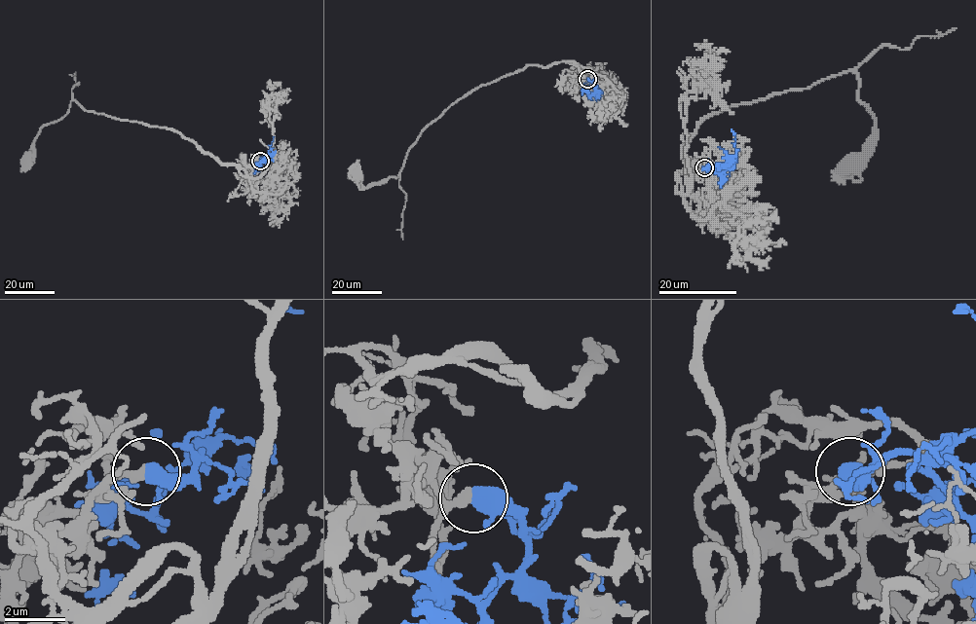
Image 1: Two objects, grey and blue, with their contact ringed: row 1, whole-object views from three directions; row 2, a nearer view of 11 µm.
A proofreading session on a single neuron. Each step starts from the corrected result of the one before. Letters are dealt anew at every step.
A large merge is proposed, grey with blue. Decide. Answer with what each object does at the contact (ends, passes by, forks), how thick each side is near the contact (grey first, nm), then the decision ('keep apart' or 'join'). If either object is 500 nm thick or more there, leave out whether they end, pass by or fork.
grey passes by | blue passes by | 240/440 nm | join

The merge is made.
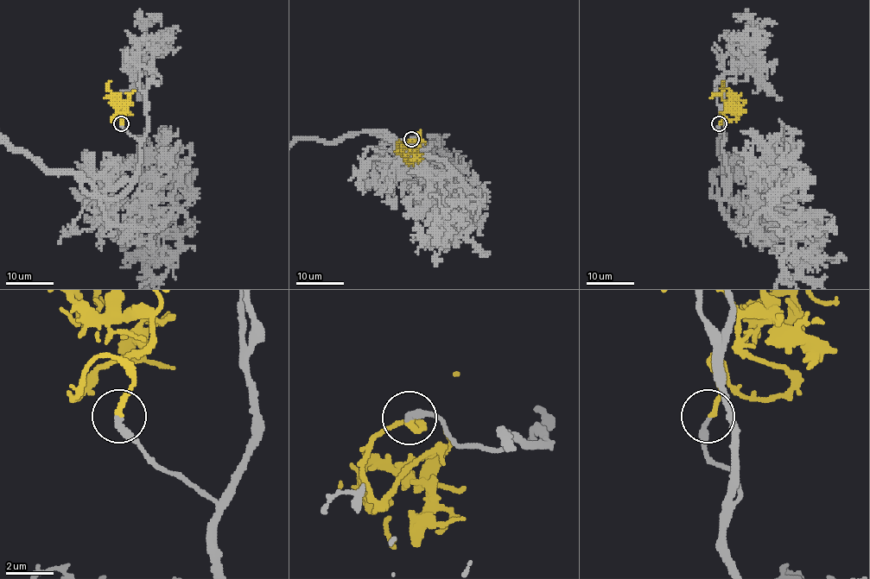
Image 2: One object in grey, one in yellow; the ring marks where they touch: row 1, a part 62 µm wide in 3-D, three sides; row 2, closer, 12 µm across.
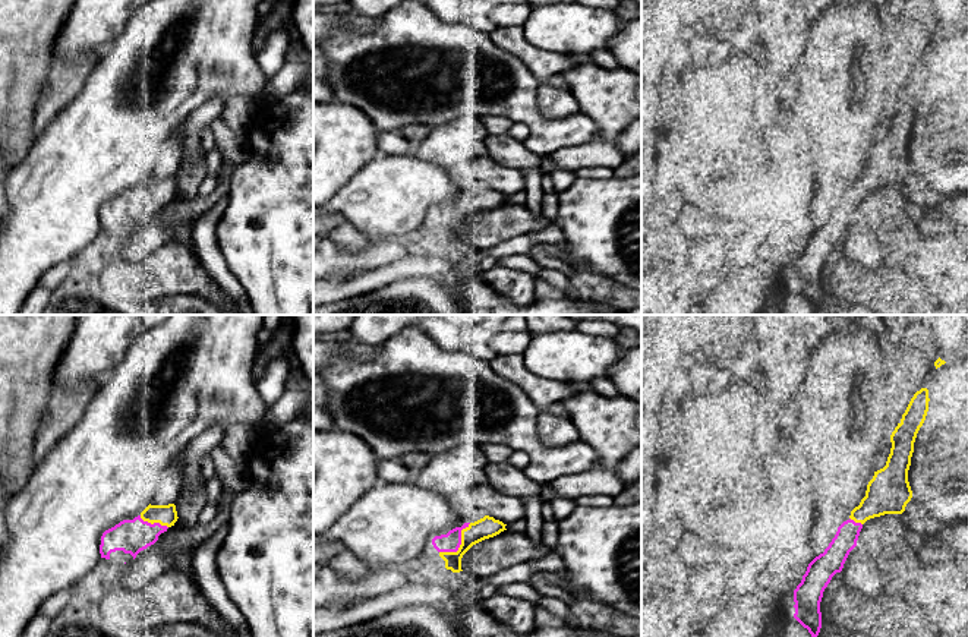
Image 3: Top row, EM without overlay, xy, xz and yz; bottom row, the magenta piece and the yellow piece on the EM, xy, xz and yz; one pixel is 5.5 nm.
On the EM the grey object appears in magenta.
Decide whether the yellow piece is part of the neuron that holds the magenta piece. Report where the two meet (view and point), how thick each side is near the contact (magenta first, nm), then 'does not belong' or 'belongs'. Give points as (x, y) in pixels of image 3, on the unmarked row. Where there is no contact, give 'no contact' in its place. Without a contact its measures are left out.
contact xz (460, 215); calibres 110 and 120 nm; belongs

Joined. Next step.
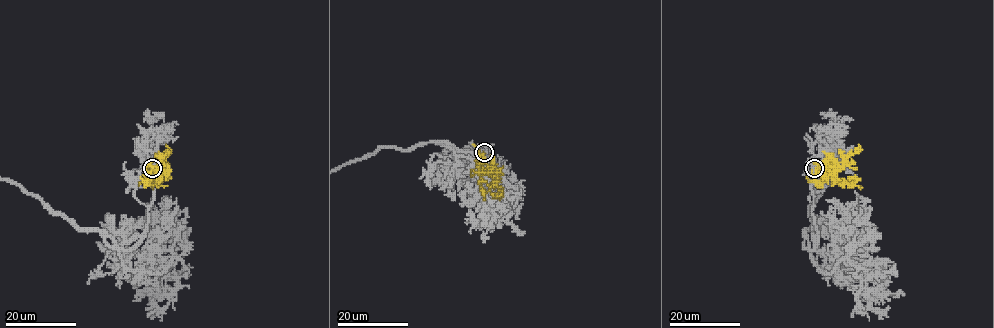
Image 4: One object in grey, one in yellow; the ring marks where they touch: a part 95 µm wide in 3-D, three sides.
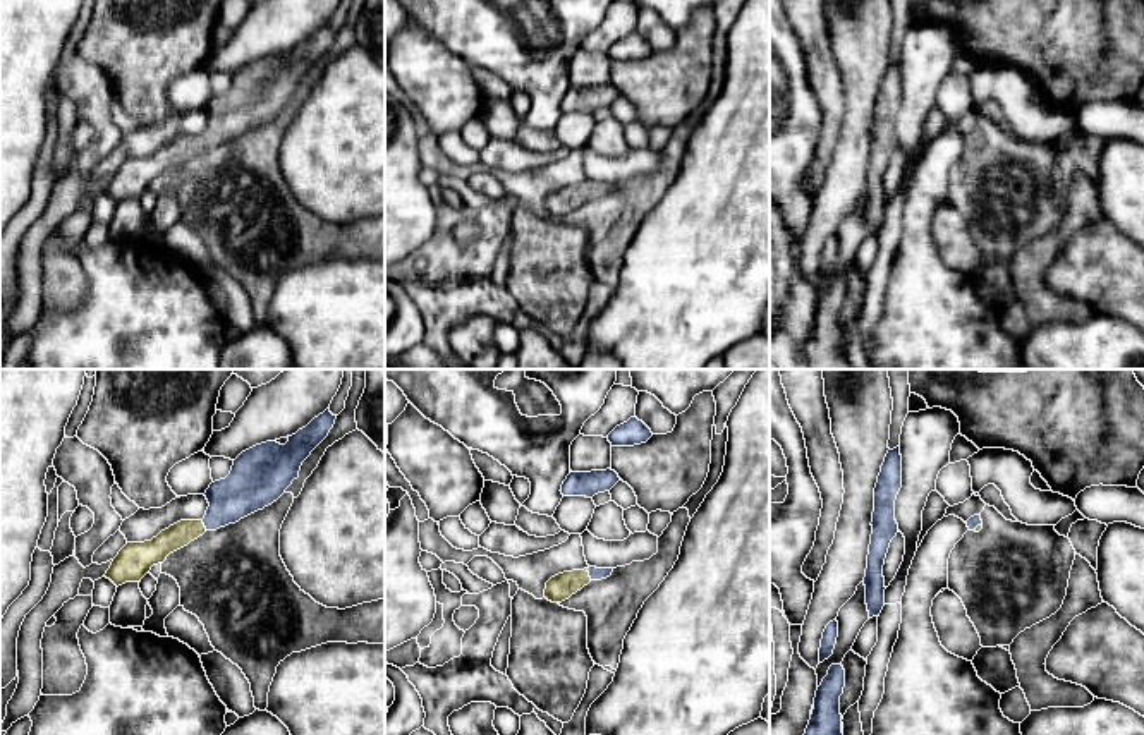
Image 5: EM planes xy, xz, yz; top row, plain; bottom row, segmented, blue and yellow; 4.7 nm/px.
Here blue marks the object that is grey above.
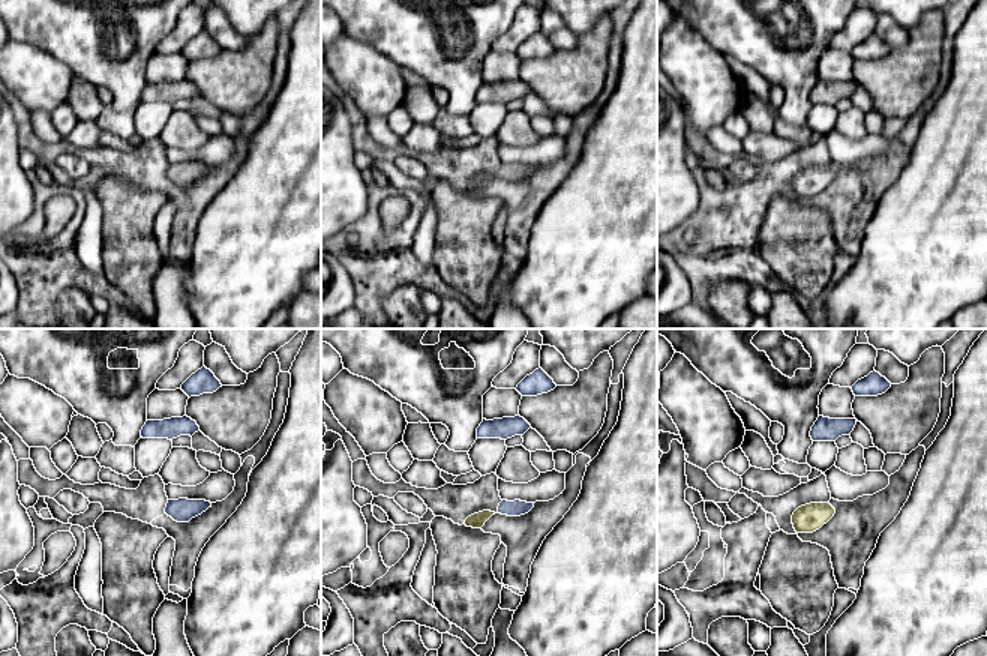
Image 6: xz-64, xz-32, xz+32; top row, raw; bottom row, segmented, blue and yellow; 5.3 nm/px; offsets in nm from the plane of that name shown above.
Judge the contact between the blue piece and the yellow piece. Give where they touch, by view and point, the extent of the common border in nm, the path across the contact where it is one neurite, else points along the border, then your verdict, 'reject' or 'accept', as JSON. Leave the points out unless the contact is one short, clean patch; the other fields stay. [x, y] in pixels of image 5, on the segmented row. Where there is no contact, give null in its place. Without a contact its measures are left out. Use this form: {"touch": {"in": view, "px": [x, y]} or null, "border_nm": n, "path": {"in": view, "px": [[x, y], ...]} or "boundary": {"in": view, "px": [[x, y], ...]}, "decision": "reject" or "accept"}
{"touch": {"in": "xz", "px": [590, 574]}, "border_nm": 60, "path": {"in": "xz", "px": [[596, 574], [590, 574], [562, 586]]}, "decision": "accept"}

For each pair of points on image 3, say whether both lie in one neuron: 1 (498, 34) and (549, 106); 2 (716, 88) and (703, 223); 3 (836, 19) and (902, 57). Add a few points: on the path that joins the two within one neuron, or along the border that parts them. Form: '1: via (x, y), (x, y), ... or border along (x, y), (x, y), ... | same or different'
1: via (519, 46), (544, 71), (544, 85) | same
2: border along (686, 201), (700, 208), (710, 218), (715, 230) | different
3: border along (883, 43), (880, 69), (886, 76) | different

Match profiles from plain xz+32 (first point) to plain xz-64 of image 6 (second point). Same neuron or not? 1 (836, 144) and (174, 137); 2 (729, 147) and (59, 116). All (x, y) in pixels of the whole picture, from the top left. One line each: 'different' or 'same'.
1: different
2: different

